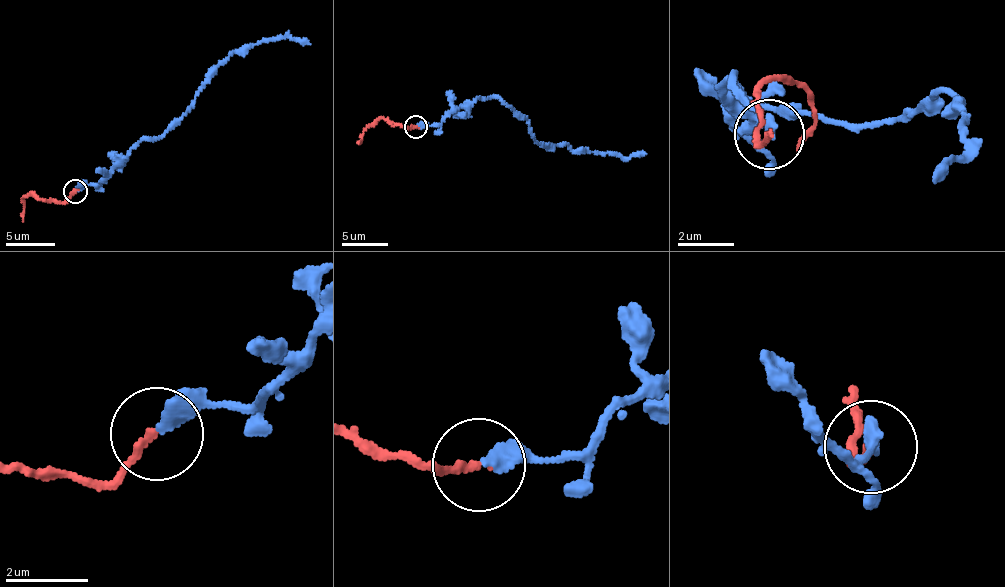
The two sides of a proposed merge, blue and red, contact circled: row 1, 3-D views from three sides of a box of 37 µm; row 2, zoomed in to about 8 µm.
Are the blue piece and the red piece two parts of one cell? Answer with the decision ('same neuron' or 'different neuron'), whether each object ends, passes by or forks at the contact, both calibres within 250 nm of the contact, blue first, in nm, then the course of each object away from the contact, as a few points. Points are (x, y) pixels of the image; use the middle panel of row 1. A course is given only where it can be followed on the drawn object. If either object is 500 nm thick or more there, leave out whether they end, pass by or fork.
same neuron; blue ends there; red ends there; 320 nm thick on the blue side, 170 nm on the other; blue runs (416, 126), (436, 126), (457, 107), (490, 97), (527, 120), (534, 140), (623, 157), (646, 153); red runs (416, 126), (379, 118), (363, 133), (358, 144)

